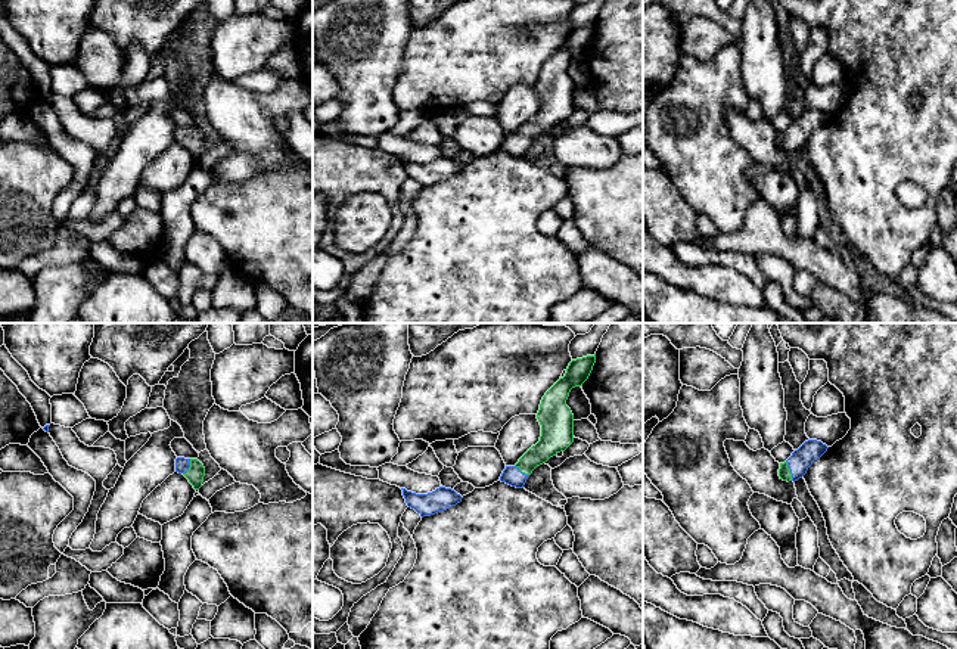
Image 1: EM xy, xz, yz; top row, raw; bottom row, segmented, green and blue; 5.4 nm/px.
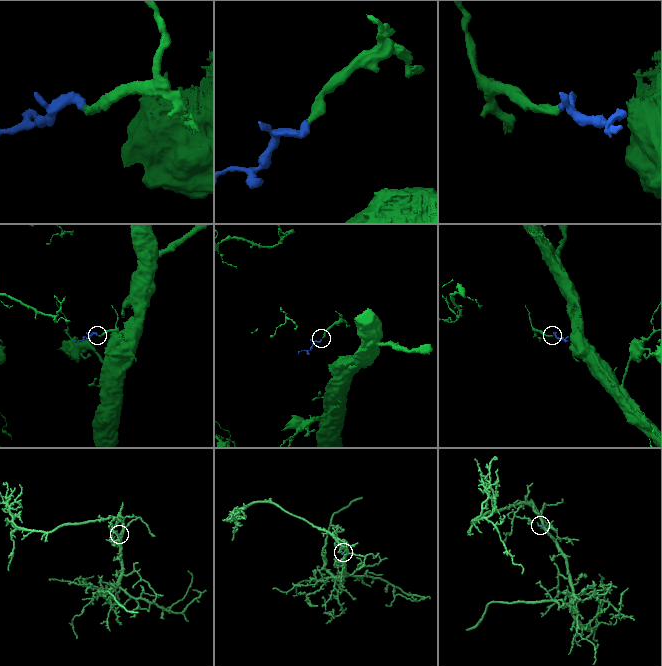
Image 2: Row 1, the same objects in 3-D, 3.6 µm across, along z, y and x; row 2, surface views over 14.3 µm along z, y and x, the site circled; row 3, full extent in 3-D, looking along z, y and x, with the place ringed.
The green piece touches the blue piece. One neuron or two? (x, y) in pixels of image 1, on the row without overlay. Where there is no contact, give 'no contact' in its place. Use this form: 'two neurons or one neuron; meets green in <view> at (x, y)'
one neuron; meets green in yz at (789, 140)

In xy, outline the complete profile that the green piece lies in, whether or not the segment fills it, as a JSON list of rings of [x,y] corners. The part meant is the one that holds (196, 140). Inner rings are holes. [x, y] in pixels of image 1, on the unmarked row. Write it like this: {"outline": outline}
{"outline": [[[175,128],[175,142],[183,143],[195,159],[199,159],[203,152],[205,137],[198,128]]]}

